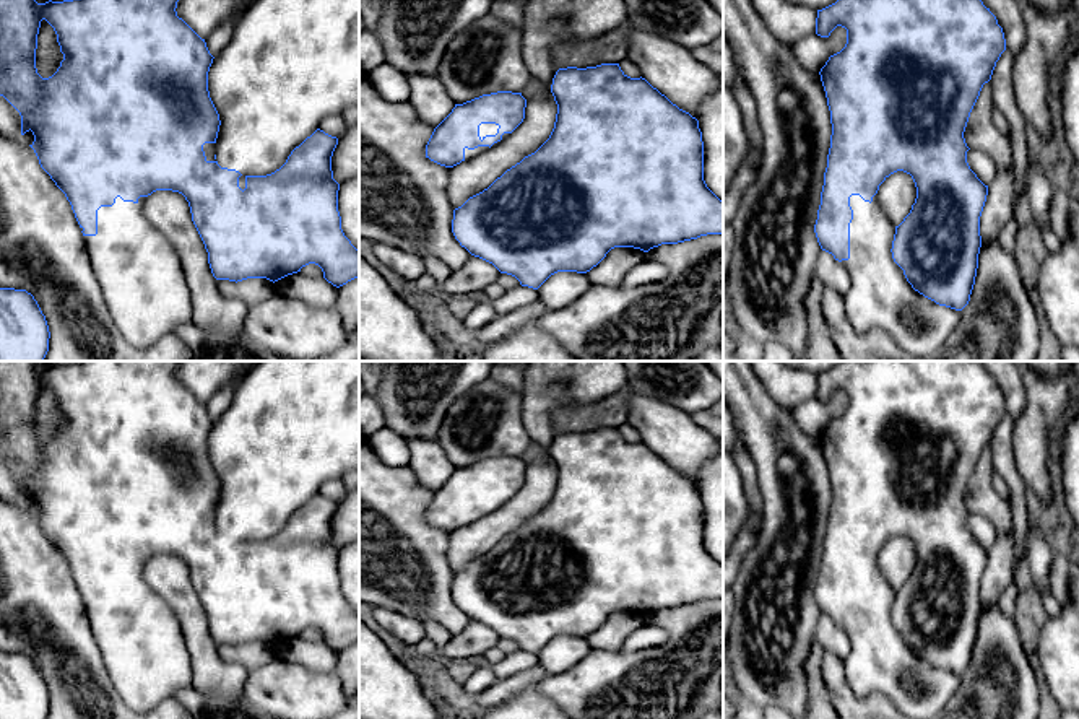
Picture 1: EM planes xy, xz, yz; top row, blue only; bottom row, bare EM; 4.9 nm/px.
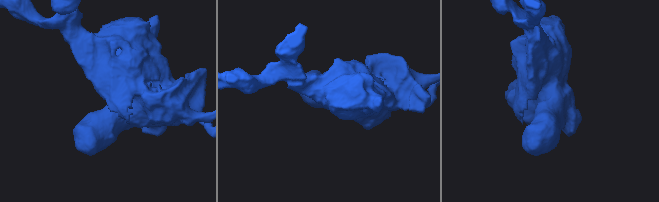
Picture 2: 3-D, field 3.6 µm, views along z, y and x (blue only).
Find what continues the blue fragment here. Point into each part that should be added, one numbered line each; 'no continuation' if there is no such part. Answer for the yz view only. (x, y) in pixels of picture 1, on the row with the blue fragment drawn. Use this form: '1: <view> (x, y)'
1: yz (879, 296)

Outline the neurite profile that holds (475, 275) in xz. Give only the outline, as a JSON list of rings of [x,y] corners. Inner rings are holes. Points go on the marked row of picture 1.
[[[471,255],[470,260],[442,283],[440,290],[450,301],[471,299],[496,283],[500,272],[489,262]]]

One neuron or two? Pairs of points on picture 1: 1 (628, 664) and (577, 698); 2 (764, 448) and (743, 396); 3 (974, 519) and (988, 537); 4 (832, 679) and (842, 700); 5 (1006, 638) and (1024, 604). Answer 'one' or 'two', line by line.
1: one
2: one
3: one
4: one
5: two

